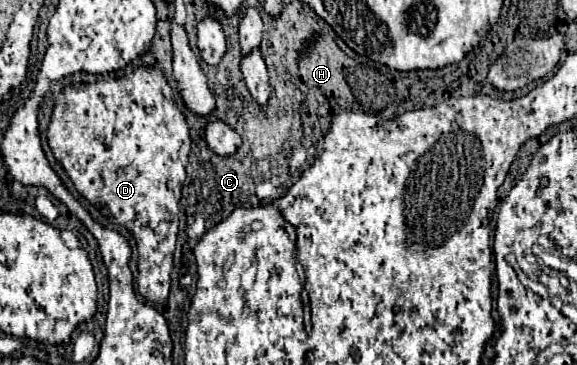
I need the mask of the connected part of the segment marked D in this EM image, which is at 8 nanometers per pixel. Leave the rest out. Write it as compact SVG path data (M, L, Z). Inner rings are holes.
M138 66L134 68L130 74L124 74L120 78L108 78L108 80L98 80L92 84L78 84L78 86L68 86L64 88L56 100L54 100L54 108L50 114L50 124L48 124L48 146L54 152L54 158L58 160L58 164L66 170L66 174L70 176L72 184L76 186L76 190L94 206L106 206L106 214L112 222L124 226L136 240L136 248L138 248L138 292L150 300L150 302L160 302L164 304L168 300L168 292L170 292L170 272L172 272L172 254L176 248L176 236L178 236L178 202L180 202L180 190L182 190L182 182L184 182L184 164L188 160L190 154L190 134L188 134L188 126L186 126L186 118L182 114L182 110L176 106L176 98L178 94L166 94L164 90L168 88L168 80L164 78L162 70L156 66Z

